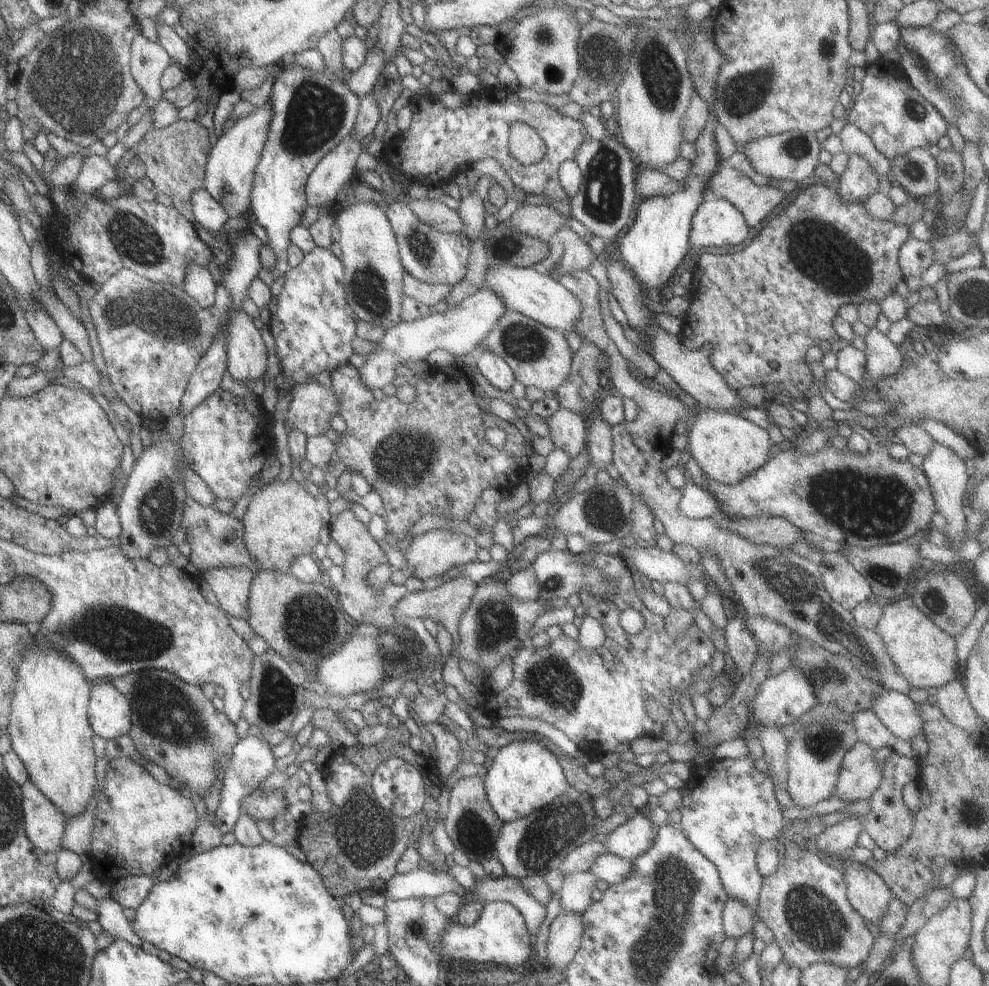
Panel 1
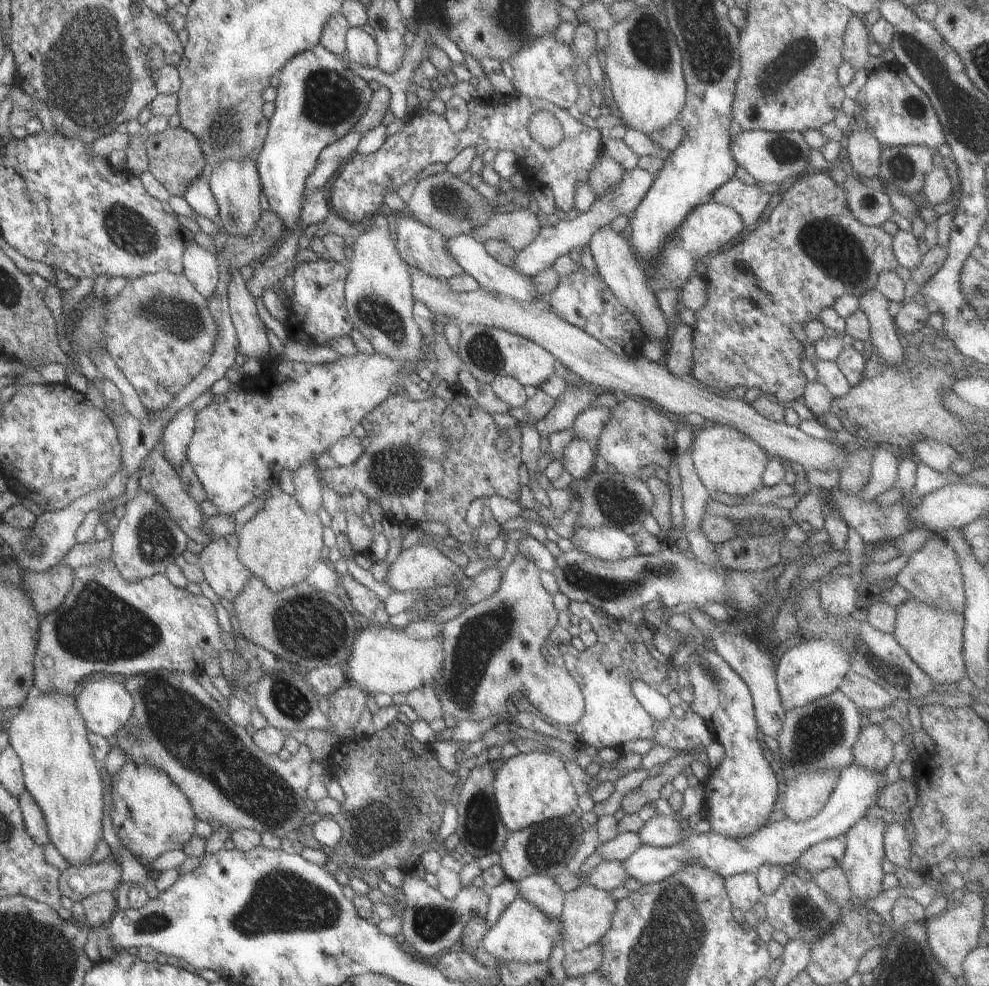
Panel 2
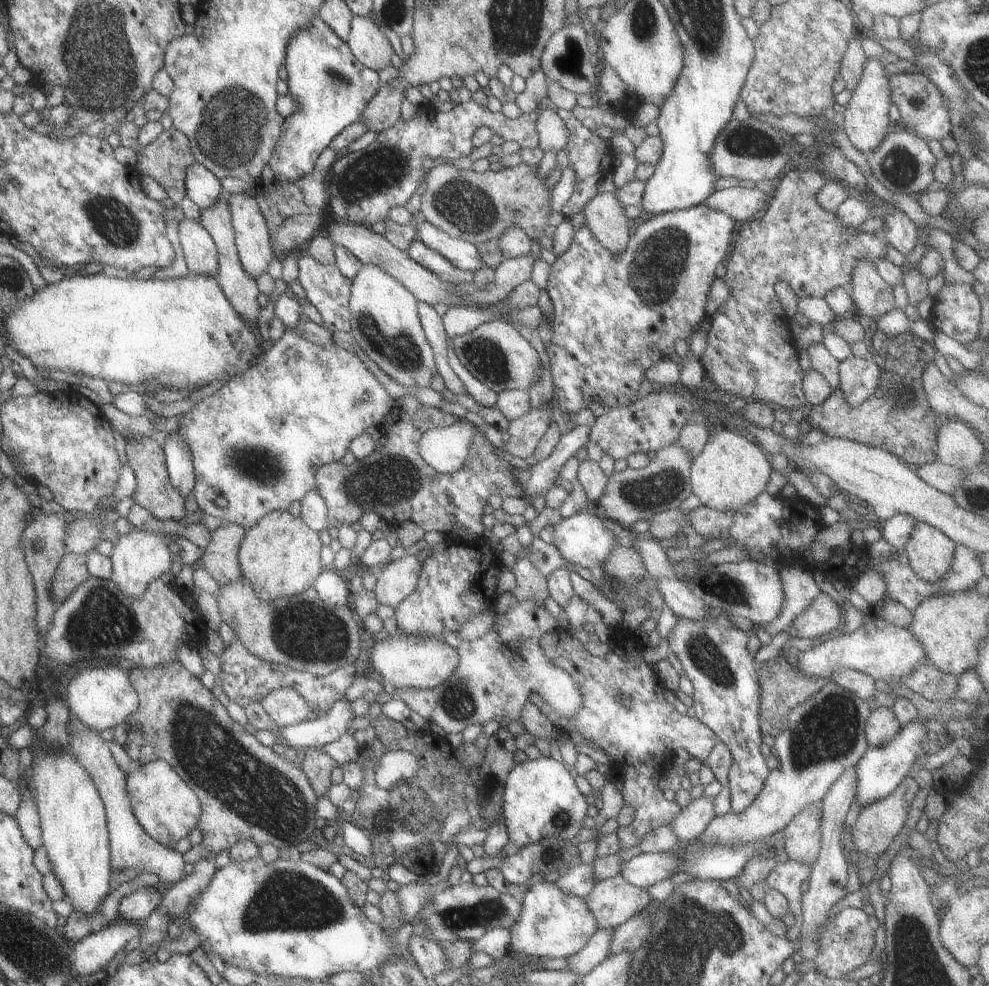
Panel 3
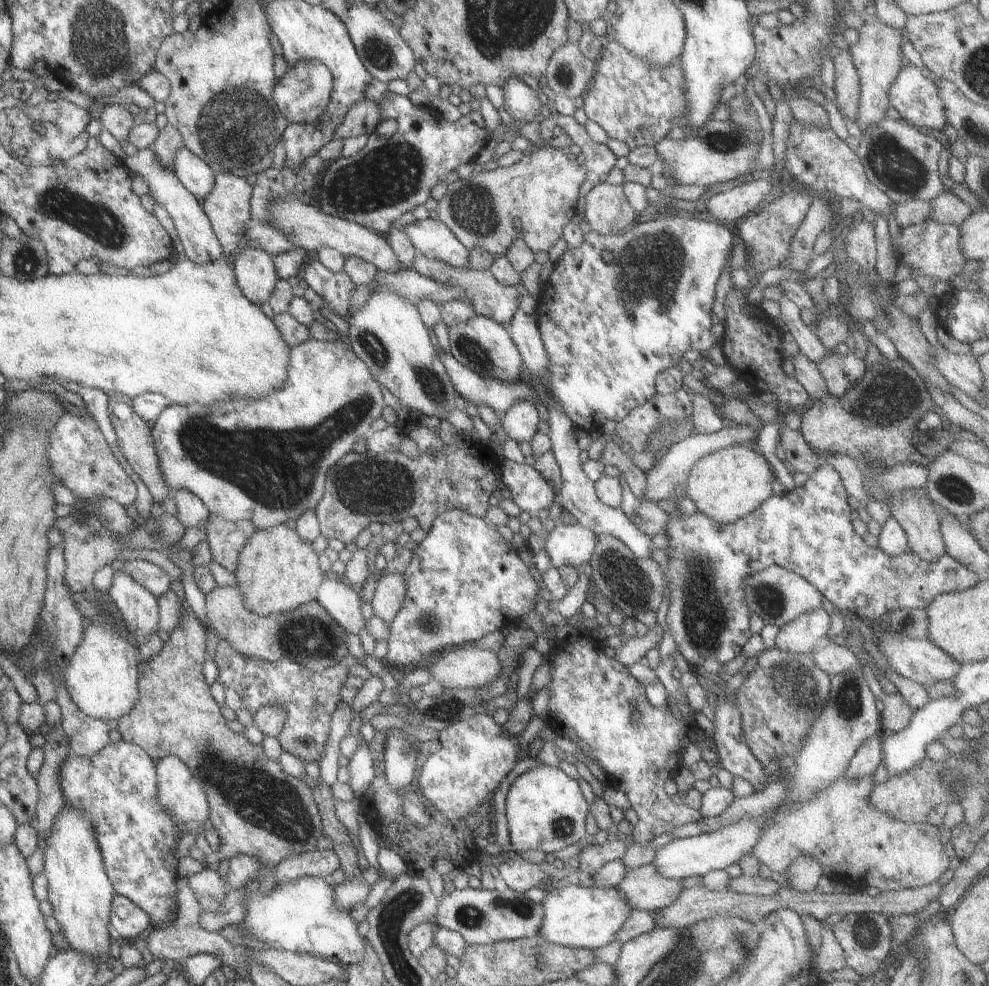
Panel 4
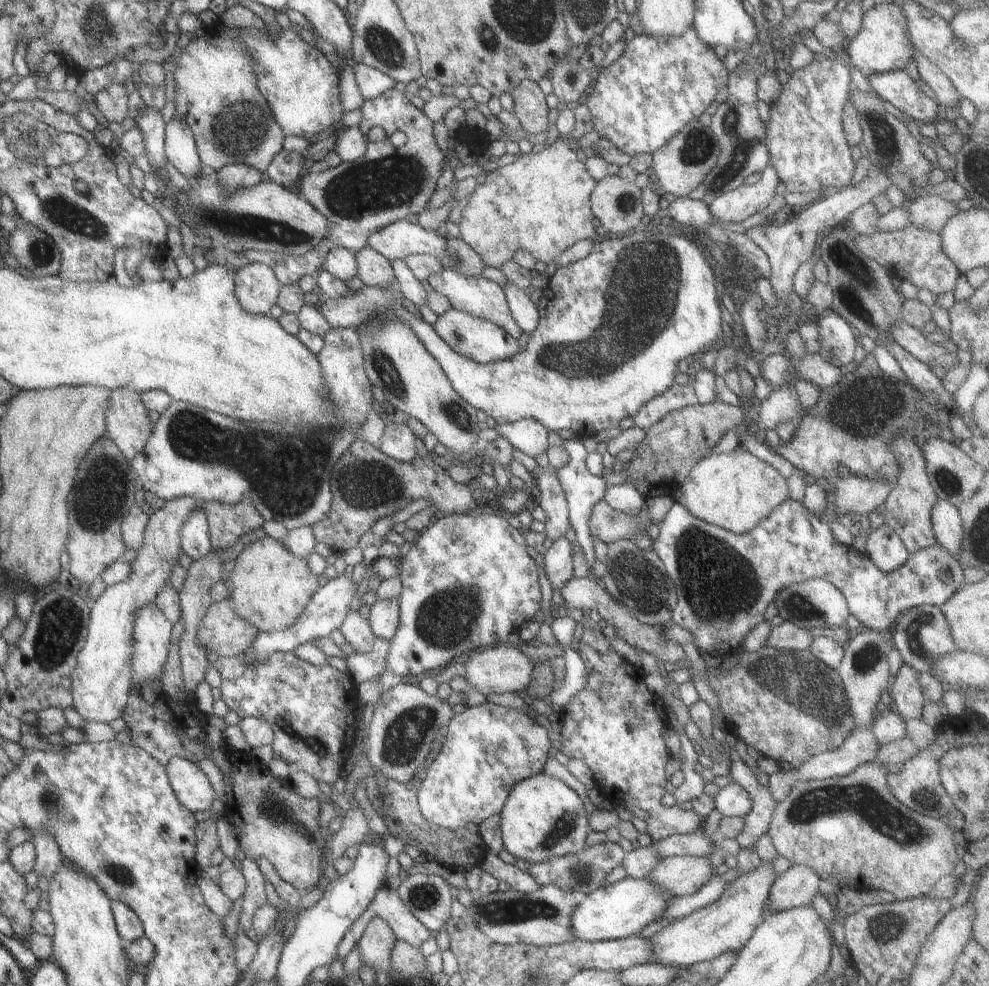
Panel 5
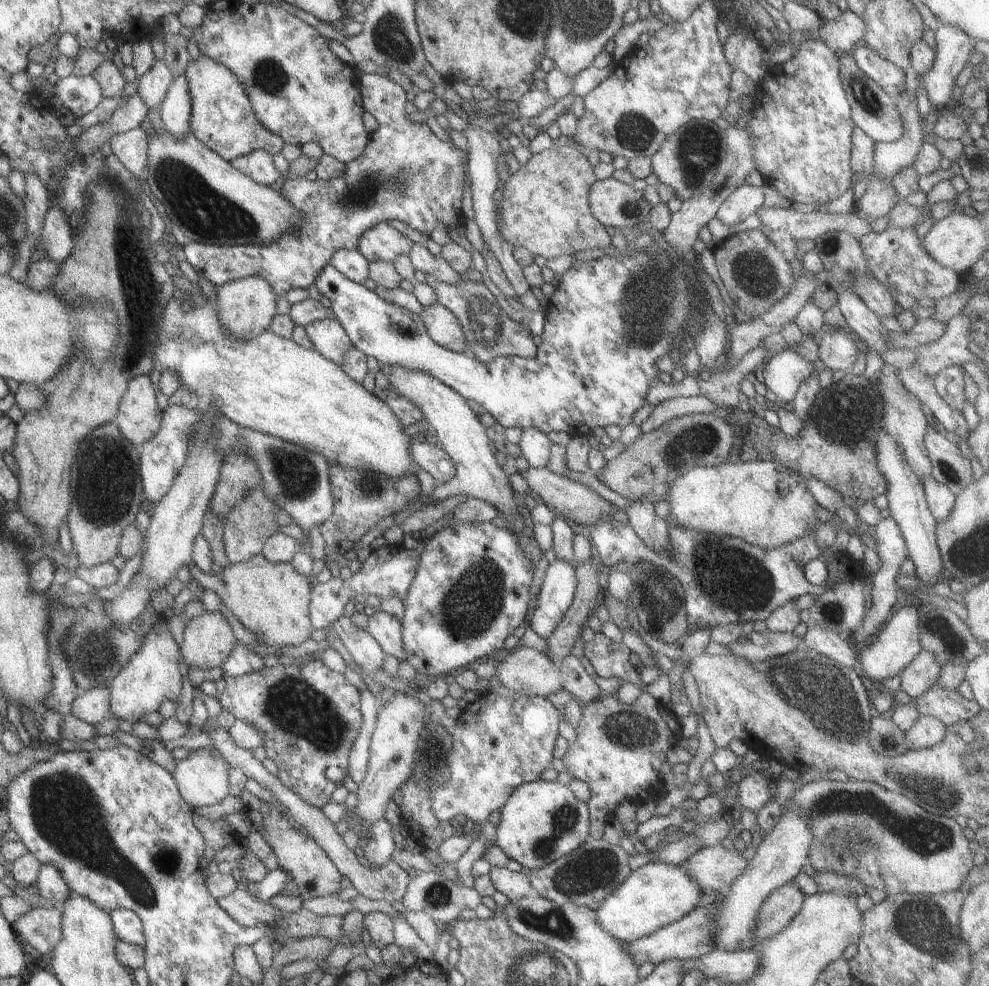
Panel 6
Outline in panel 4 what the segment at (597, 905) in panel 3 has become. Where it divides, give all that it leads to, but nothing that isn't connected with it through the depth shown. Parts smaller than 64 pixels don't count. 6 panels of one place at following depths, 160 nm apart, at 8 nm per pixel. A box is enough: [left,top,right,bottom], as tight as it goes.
[614,863,683,911]

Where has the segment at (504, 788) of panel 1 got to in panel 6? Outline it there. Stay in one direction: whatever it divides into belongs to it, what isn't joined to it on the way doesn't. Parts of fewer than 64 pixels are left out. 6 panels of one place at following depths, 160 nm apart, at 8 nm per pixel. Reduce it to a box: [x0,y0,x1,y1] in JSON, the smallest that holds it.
[495,778,588,870]

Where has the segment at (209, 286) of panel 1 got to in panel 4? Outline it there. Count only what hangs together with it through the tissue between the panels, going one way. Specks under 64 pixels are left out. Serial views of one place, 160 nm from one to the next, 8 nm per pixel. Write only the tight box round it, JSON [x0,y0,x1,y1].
[123,146,222,264]

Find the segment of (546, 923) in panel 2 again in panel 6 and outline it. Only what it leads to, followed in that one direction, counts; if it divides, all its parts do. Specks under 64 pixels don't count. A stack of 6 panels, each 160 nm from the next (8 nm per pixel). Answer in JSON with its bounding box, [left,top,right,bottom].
[593,862,702,942]

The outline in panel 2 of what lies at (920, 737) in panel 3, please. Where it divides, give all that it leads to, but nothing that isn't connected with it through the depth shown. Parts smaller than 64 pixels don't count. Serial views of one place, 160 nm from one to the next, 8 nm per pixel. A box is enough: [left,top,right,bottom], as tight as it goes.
[619,763,883,883]

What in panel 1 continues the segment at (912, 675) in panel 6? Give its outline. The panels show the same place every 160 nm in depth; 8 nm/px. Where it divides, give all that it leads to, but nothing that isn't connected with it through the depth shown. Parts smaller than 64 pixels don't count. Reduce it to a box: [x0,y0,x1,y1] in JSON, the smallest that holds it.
[831,740,881,804]

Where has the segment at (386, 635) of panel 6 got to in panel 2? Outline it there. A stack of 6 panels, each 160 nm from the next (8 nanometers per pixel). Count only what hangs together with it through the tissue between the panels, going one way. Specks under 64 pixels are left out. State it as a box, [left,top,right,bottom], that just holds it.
[384,542,461,593]

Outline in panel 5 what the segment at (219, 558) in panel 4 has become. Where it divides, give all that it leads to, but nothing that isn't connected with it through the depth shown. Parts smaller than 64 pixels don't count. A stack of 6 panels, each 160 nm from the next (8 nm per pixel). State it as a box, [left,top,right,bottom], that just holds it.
[201,499,264,551]

